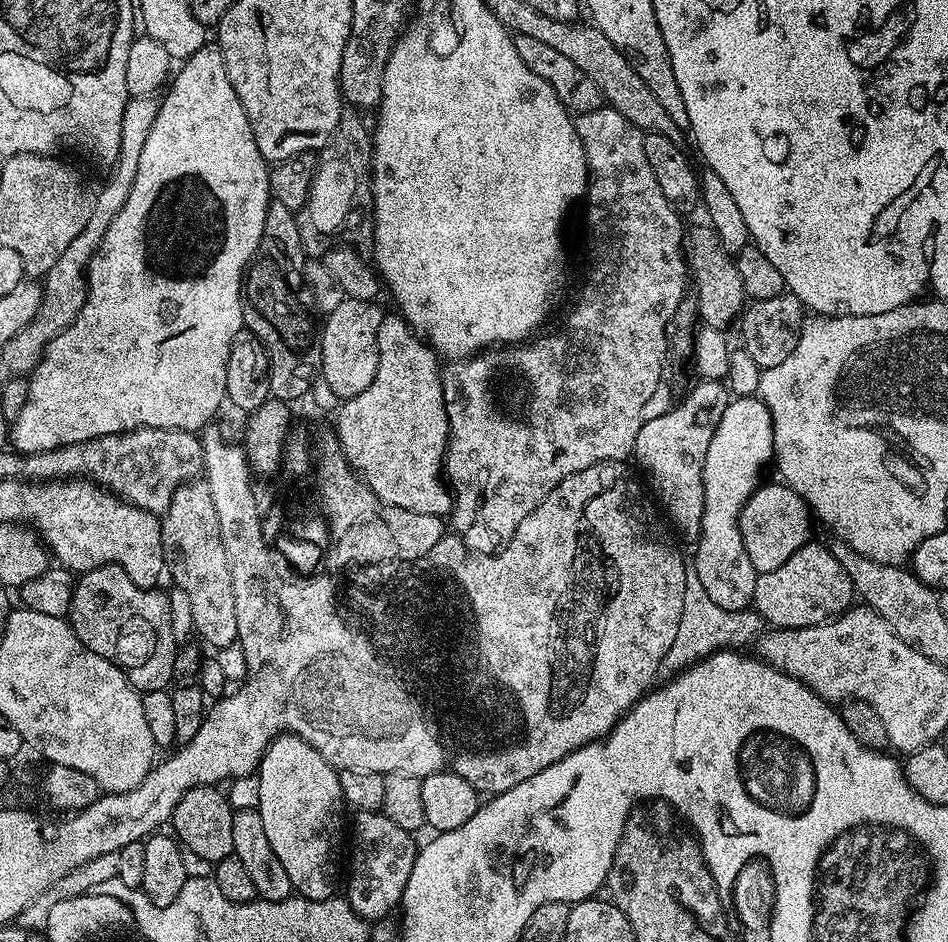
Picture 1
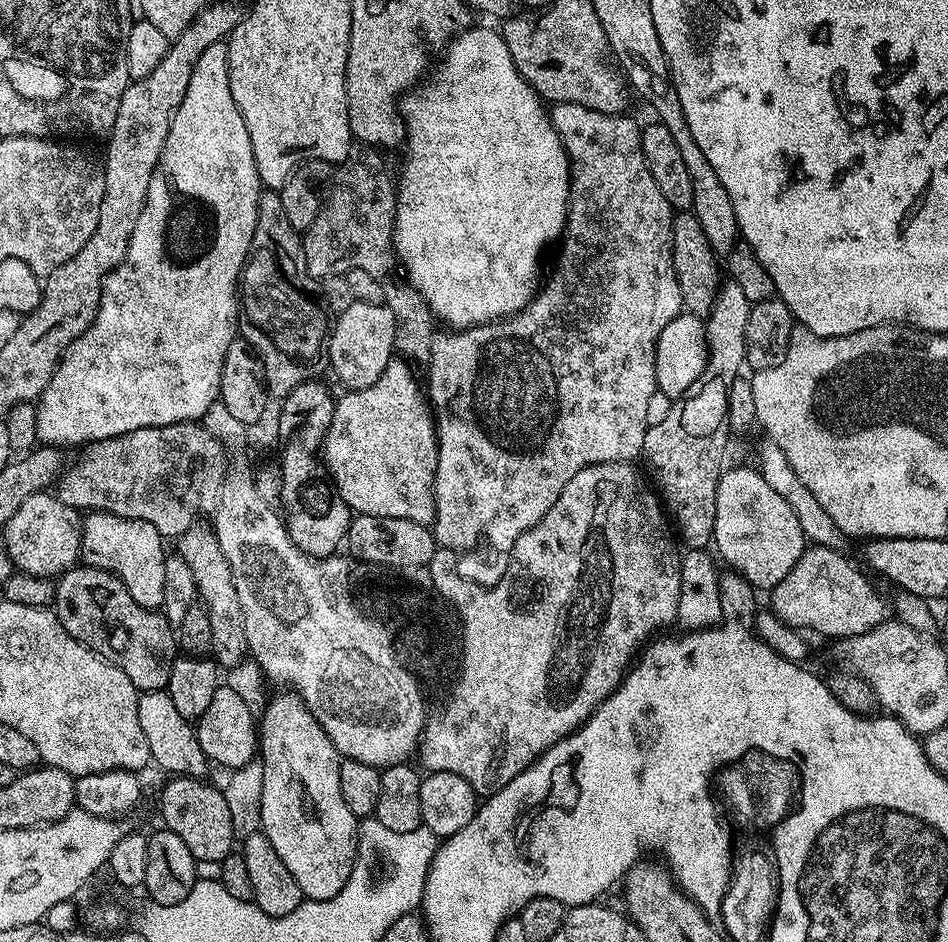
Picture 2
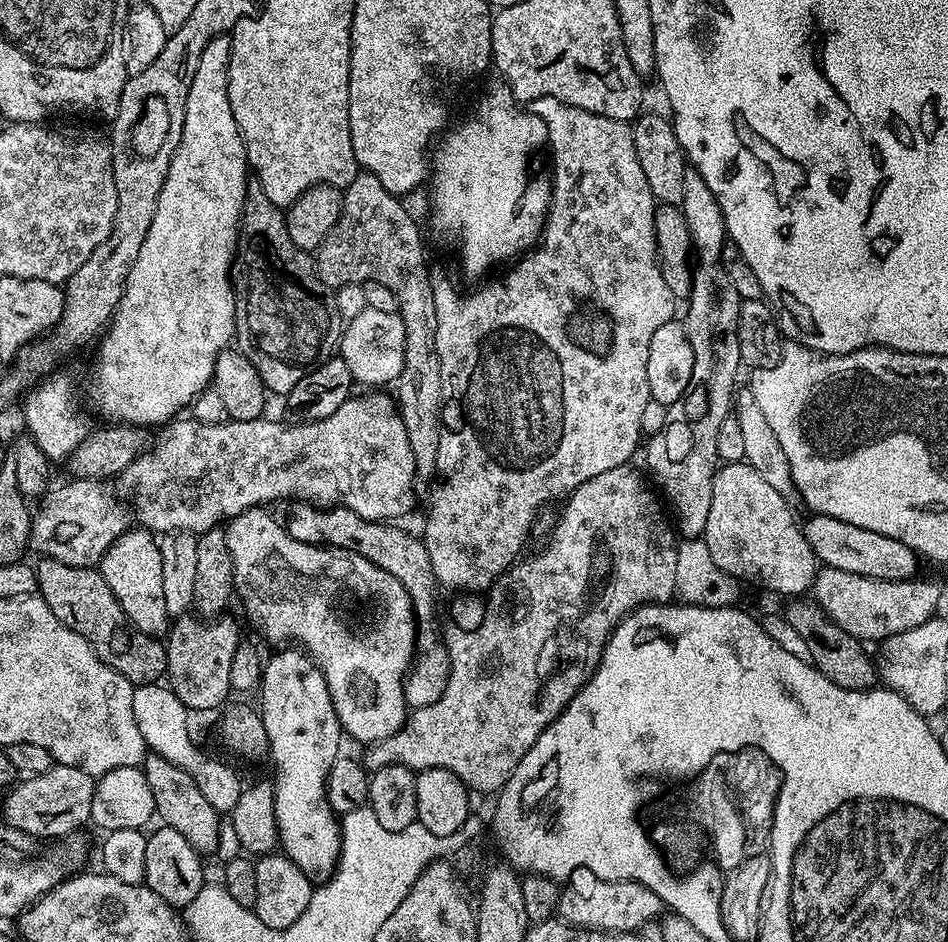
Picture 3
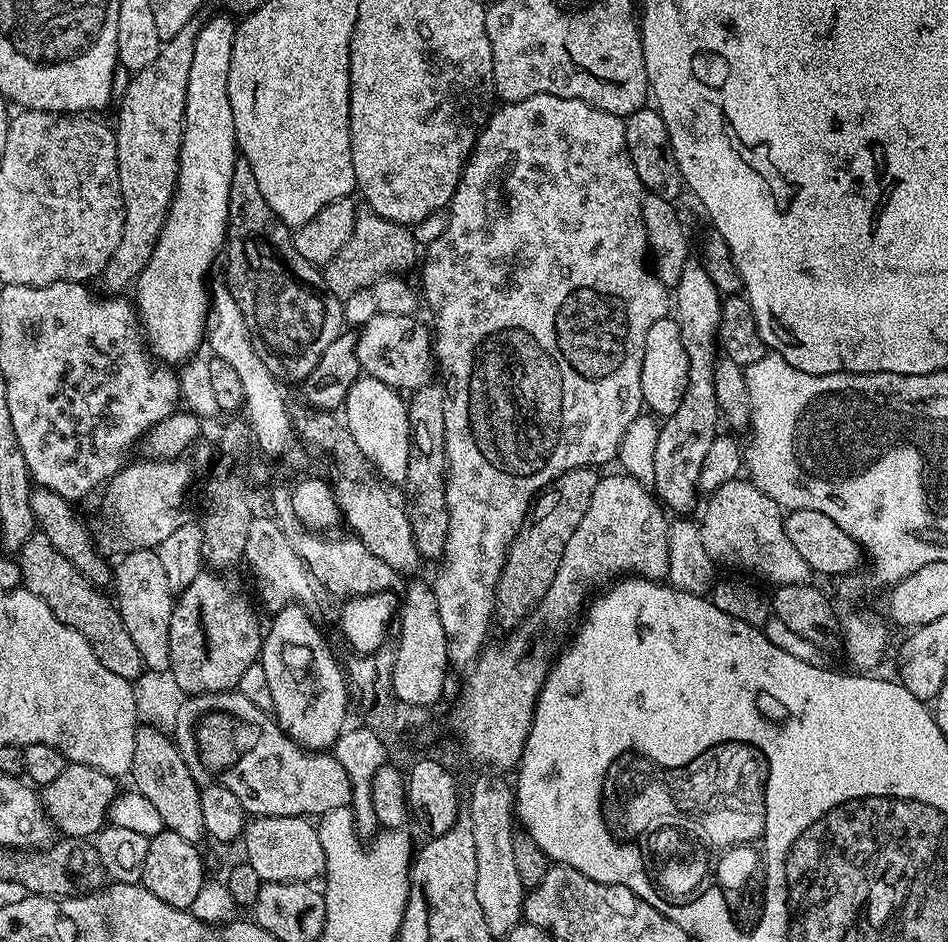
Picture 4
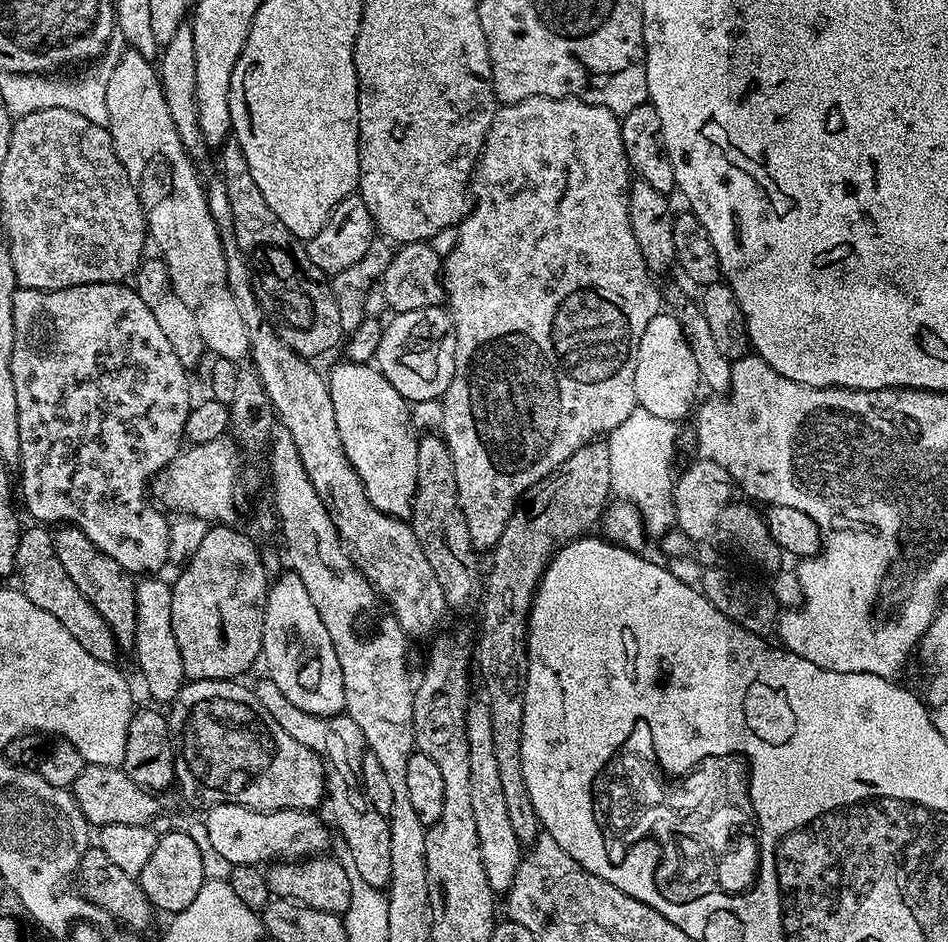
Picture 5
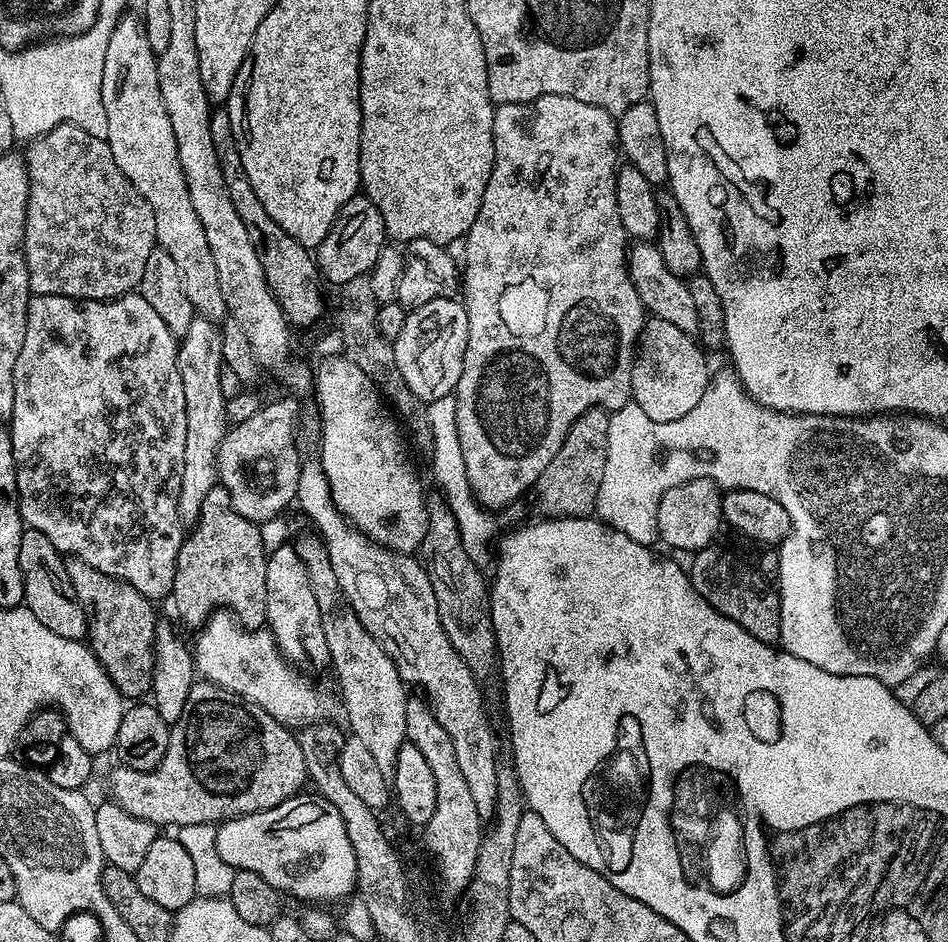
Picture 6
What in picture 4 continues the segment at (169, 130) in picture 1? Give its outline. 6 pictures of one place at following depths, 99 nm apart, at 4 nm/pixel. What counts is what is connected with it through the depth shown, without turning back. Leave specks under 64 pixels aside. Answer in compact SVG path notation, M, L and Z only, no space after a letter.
M231 15L216 16L213 20L204 20L200 25L200 33L194 42L194 62L190 65L190 82L186 86L186 106L184 107L184 137L180 143L180 169L176 179L176 195L172 197L172 205L168 208L168 216L162 226L162 234L154 246L154 254L150 254L150 262L141 270L140 277L134 285L136 300L134 307L138 313L138 319L142 329L142 335L146 341L146 347L157 361L168 366L180 366L197 355L196 348L205 343L206 325L208 322L208 306L210 303L210 288L206 281L209 279L208 271L216 260L216 255L221 255L226 244L228 235L228 211L230 210L230 178L234 178L234 166L238 159L236 147L236 131L234 130L234 110L230 110L230 94L228 93L228 79L230 78L230 54L234 50L234 34L236 33L237 21Z

